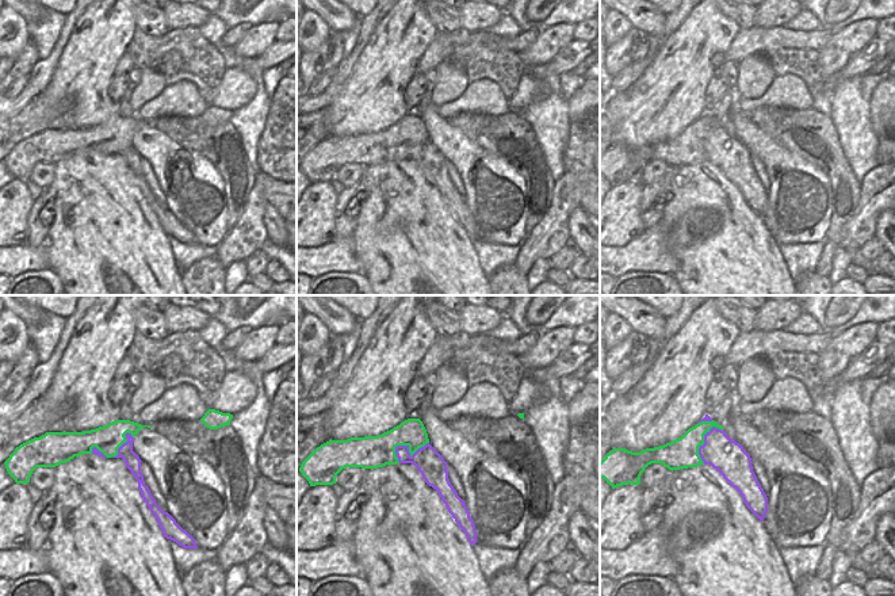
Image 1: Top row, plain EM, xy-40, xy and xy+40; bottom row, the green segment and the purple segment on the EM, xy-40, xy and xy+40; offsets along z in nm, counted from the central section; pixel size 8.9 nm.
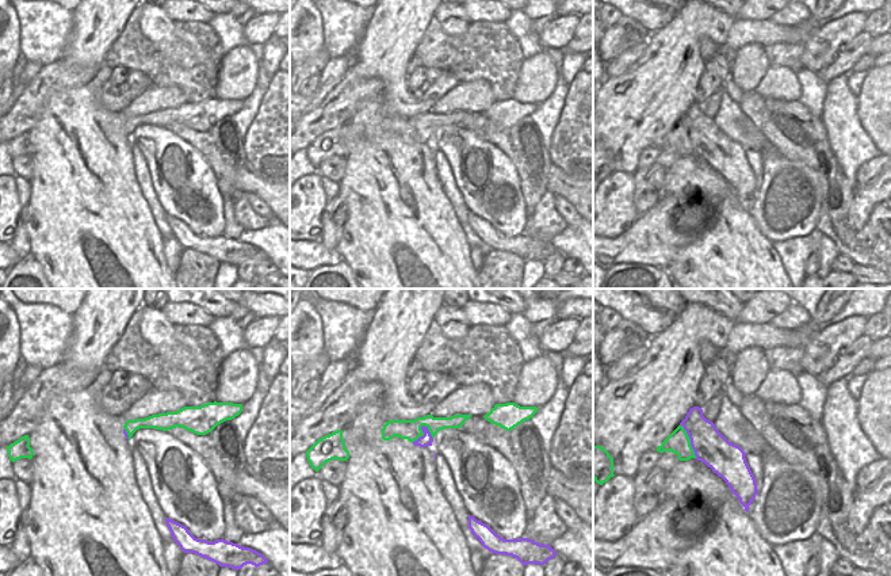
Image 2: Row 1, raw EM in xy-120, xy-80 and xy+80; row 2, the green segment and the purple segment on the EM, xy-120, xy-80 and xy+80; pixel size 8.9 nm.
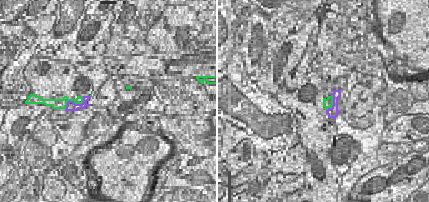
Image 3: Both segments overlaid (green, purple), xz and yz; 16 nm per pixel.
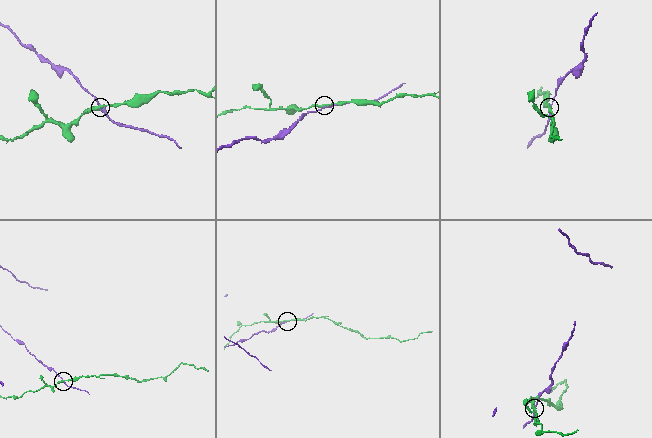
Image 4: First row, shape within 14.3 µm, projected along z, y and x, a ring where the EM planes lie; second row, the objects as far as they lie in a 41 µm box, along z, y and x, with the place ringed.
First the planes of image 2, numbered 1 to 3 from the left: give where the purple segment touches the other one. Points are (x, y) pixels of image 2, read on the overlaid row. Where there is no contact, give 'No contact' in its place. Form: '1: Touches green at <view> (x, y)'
1: Touches green at xy-120 (127, 434)
2: Touches green at xy-80 (423, 434)
3: Touches green at xy+80 (689, 441).

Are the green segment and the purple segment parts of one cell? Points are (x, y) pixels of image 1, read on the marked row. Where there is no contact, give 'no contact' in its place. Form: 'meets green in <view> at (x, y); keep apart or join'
meets green in xy at (406, 444); keep apart

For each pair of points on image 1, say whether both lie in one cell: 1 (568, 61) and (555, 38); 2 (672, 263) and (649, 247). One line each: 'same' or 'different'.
1: different
2: same

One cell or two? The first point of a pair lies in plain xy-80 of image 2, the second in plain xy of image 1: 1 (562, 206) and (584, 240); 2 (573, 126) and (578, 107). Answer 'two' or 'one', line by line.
1: one
2: two

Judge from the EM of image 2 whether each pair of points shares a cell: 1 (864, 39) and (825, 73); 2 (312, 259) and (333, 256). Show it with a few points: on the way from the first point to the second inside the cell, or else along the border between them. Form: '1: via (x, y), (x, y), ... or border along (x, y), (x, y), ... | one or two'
1: via (855, 49), (834, 69) | one
2: via (317, 256), (328, 256) | one

